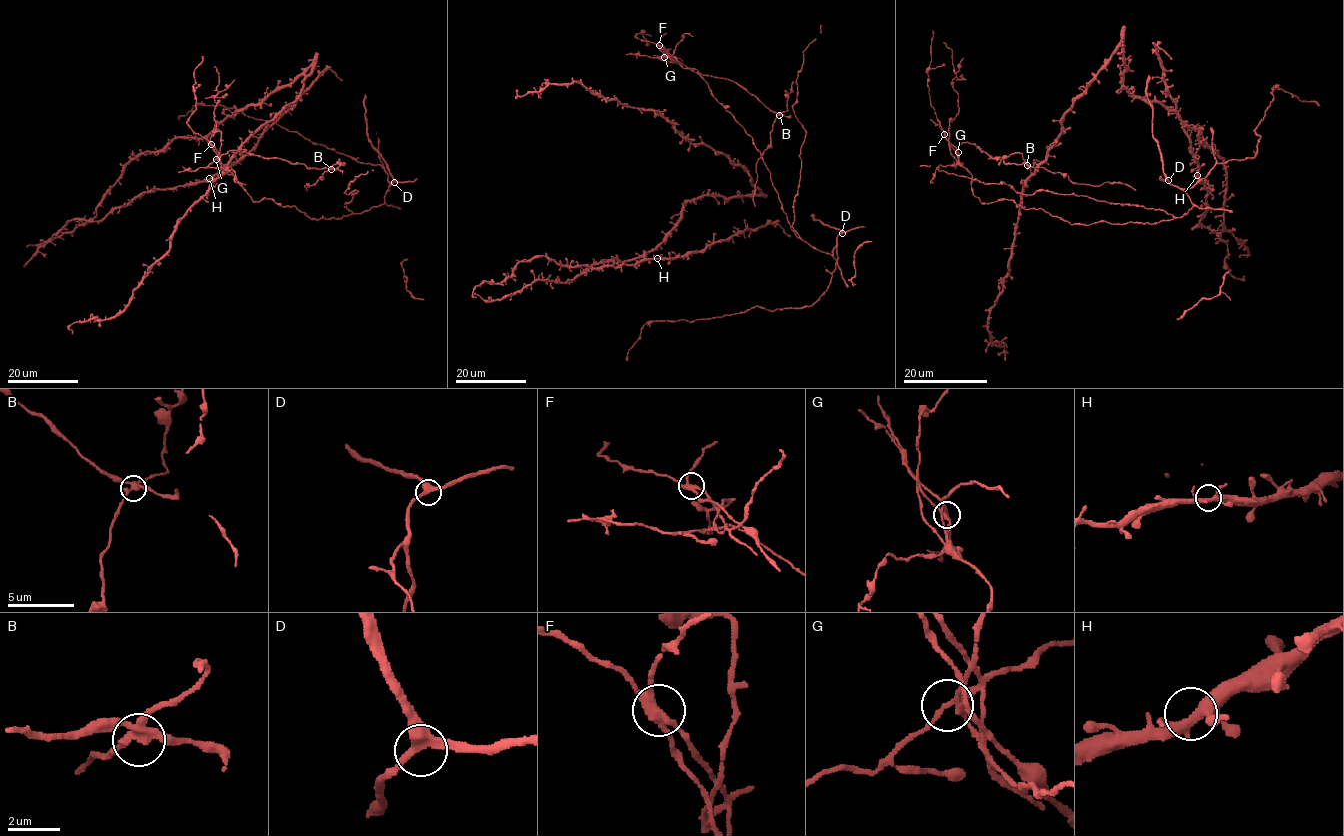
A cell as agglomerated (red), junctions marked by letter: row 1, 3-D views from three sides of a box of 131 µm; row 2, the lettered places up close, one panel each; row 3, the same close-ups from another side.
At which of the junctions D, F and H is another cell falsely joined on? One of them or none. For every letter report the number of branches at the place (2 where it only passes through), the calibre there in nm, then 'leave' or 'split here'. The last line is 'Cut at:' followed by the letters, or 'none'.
D: branches 3; calibre 320 nm; leave
F: branches 4; calibre 320 nm; split here
H: branches 5; calibre 340 nm; leave
Cut at: F

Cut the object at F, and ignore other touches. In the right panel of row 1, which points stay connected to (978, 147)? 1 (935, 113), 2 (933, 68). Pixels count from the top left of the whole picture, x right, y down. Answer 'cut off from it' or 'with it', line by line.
1: cut off from it
2: cut off from it

